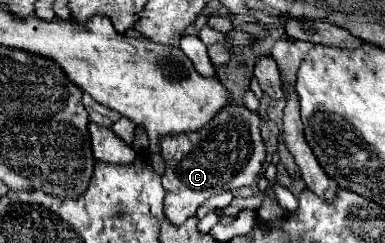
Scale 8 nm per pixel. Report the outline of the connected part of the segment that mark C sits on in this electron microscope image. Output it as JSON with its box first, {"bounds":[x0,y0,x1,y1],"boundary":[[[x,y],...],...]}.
{"bounds":[160,103,266,225],"boundary":[[[232,103],[224,113],[204,125],[204,129],[188,135],[164,137],[164,141],[160,141],[162,157],[166,161],[166,173],[162,175],[166,191],[164,215],[172,225],[182,225],[208,197],[258,181],[266,155],[258,123],[260,119],[256,113]]]}

